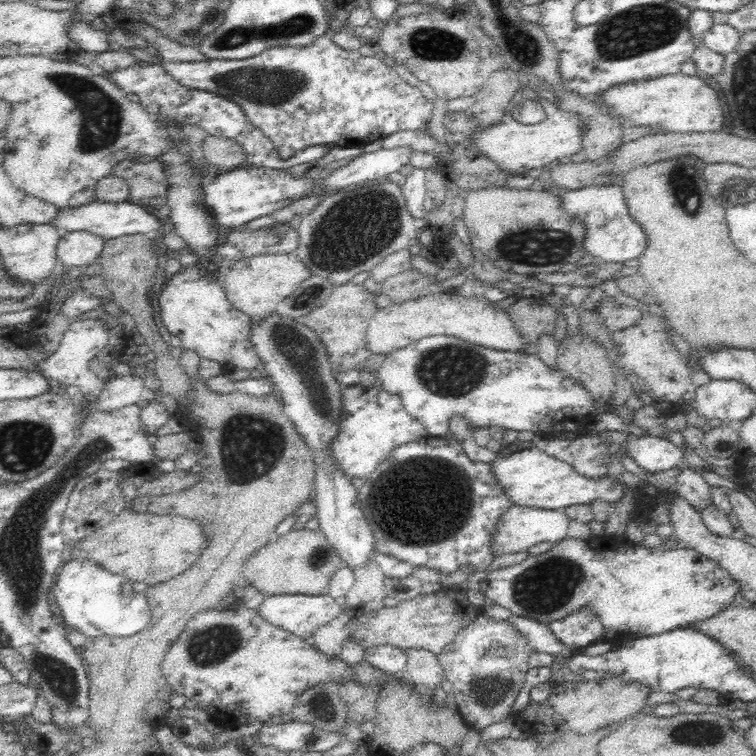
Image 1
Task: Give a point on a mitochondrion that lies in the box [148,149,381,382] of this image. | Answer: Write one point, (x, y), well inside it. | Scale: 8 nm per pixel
(306, 298)

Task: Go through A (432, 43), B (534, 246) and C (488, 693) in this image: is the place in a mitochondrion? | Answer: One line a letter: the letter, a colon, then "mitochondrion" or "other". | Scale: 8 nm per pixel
A: mitochondrion
B: mitochondrion
C: mitochondrion

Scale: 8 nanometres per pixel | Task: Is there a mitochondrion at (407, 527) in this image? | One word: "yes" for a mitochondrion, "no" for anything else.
yes

